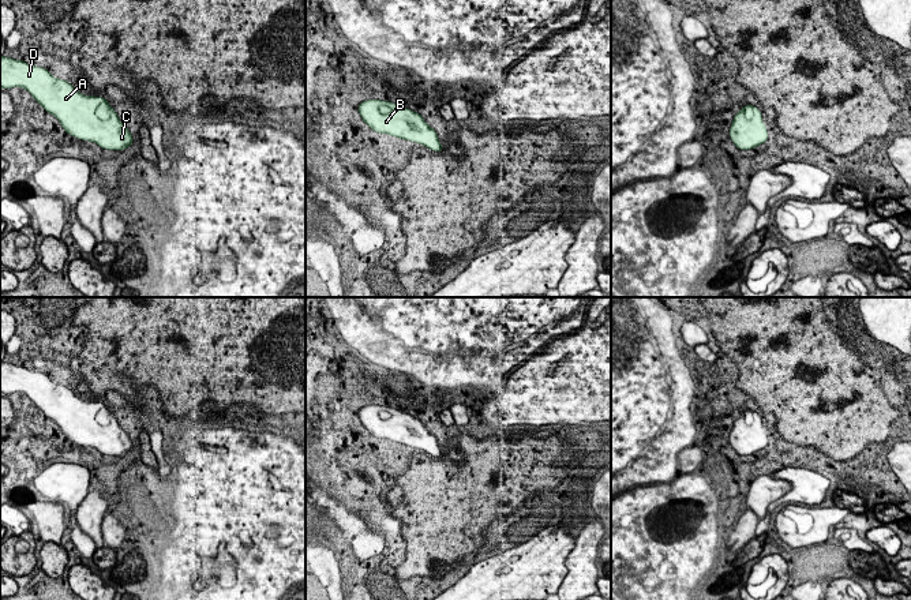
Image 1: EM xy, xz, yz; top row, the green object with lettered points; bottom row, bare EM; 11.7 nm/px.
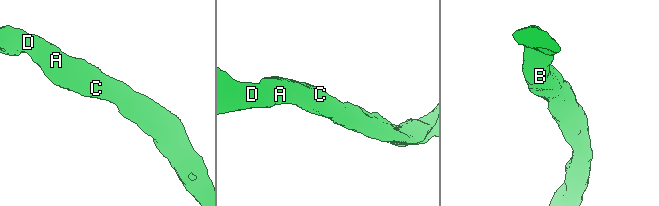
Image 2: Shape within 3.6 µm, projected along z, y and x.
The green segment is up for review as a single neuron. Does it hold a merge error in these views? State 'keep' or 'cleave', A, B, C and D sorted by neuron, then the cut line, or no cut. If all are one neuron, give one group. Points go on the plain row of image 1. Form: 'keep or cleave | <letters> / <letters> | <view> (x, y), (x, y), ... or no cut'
keep | A B C D | no cut

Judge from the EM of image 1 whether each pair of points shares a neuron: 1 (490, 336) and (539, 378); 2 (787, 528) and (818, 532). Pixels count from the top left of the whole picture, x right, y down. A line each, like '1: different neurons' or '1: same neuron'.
1: different neurons
2: same neuron

